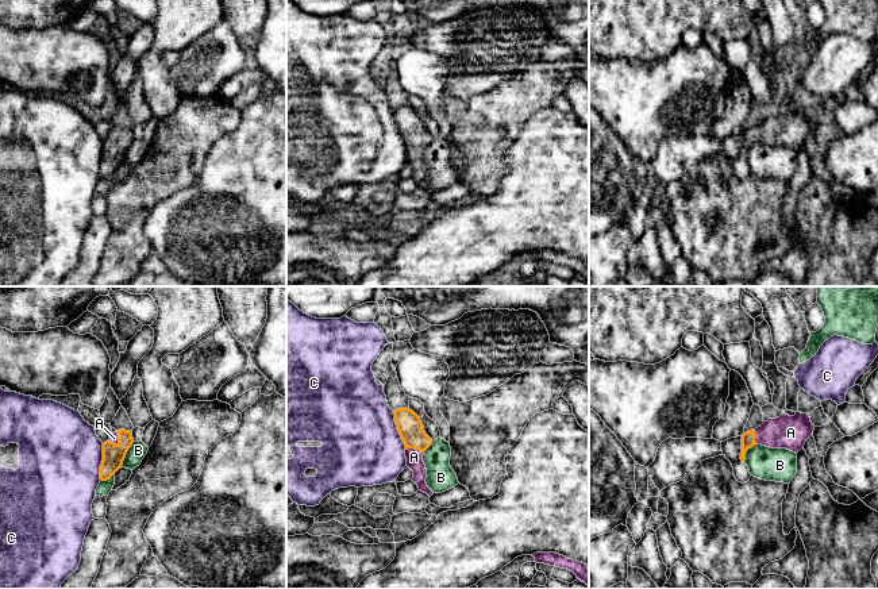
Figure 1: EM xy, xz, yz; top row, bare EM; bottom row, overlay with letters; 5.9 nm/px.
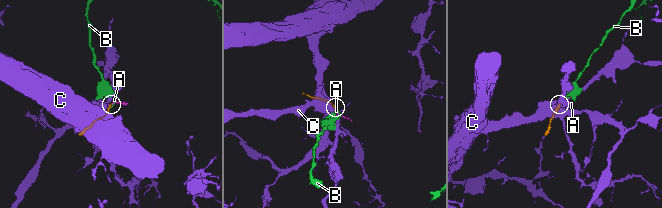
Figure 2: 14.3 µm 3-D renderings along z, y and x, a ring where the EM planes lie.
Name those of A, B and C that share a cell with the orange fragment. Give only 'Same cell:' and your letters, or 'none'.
Same cell: A

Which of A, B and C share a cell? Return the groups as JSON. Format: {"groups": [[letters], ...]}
{"groups": [["A"], ["B"], ["C"]]}

